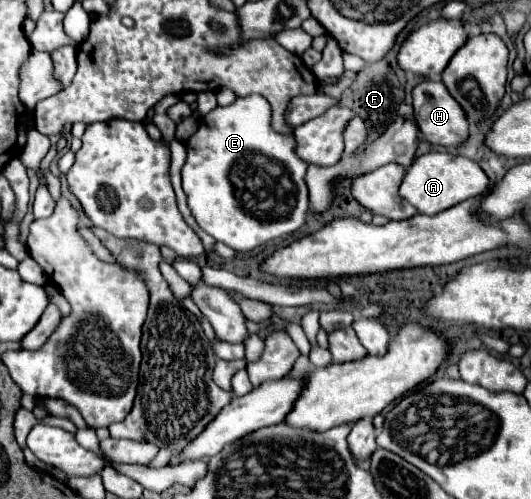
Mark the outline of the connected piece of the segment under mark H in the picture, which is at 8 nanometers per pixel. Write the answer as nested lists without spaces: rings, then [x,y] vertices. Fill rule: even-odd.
[[[426,79],[418,83],[412,91],[412,97],[414,97],[416,123],[430,143],[450,147],[450,145],[460,145],[468,137],[468,119],[464,115],[464,109],[452,99],[452,95],[448,95],[448,89],[444,87],[442,81]]]

